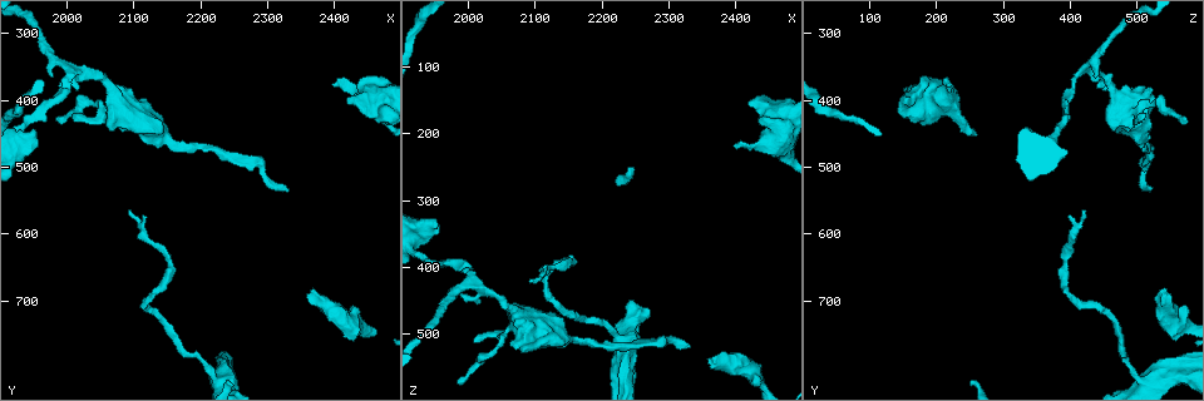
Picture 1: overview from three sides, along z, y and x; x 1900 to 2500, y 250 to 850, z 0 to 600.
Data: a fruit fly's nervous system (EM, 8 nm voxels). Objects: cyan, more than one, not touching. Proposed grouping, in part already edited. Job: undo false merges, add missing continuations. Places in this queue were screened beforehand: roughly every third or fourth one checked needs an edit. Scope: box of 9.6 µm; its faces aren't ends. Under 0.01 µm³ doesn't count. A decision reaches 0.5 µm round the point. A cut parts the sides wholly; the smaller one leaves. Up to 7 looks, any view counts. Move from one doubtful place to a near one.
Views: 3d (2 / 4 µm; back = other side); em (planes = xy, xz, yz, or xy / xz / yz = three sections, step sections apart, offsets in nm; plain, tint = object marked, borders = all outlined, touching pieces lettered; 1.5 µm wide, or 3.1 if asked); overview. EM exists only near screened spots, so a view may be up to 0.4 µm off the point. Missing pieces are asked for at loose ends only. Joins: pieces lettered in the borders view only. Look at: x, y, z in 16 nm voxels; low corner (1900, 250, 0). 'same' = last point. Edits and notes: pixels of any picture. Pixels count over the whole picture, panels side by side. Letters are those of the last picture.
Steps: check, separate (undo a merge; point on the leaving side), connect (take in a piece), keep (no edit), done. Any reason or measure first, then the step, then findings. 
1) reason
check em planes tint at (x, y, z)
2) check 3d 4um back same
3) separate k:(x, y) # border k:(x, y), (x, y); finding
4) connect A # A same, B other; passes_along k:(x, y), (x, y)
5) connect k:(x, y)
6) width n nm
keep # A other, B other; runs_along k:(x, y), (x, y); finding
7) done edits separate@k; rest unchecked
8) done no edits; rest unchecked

free end
check 3d 2um at (2095, 565, 420)

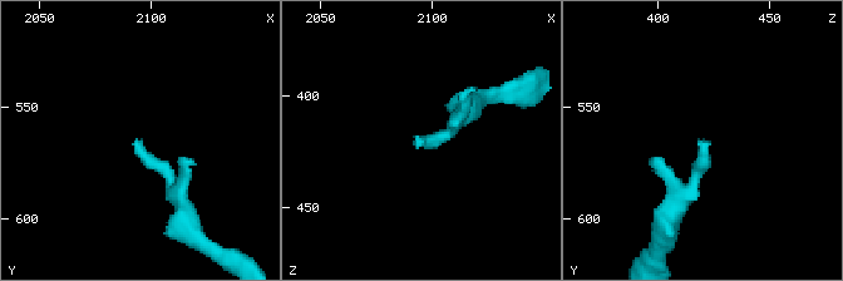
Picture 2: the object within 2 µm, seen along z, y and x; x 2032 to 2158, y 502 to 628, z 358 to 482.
check em planes borders at (2092, 566, 421)

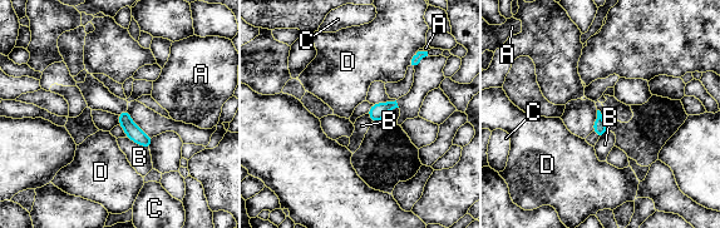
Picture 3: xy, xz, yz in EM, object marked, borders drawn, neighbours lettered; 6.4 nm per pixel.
keep # A other, B other, C other, D other; border 3:(127, 135), (148, 149); no lettered piece goes on from it

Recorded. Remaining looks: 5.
an open end
check em xz step 8 borders at (1990, 380, 440)

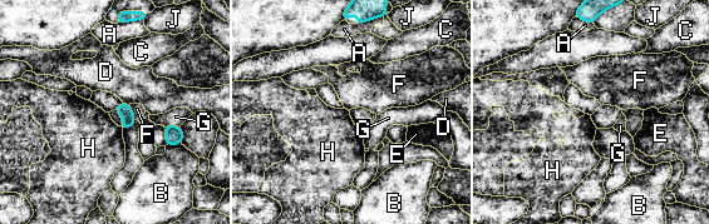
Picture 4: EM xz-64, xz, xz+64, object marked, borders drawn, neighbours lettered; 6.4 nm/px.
cut it another way
check em planes borders same

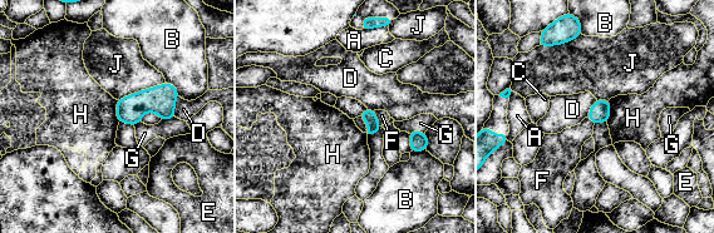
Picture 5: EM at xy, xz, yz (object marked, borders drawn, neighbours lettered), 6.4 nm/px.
longest_contact J 340 nm
keep # A other, B other, C other, D other, E other, F other, G other, H other, J other; border 5:(373, 110), (380, 125); none of them fits

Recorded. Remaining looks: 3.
thick end
check 3d 4um at (2395, 375, 220)

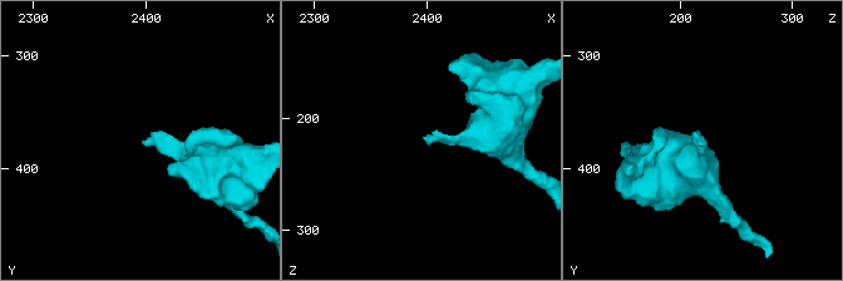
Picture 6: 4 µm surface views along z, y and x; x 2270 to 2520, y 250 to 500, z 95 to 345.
need the tissue
check em xz step 4 borders at (2398, 378, 216)

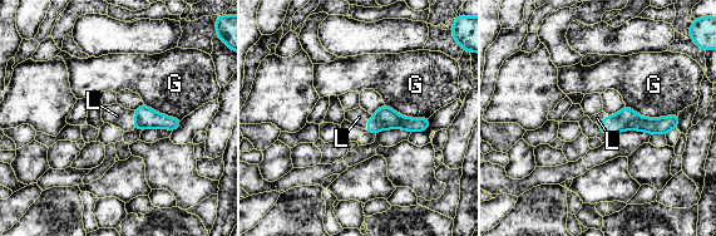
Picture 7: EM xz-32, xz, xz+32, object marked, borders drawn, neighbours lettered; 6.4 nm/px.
cut it another way
check em planes borders same

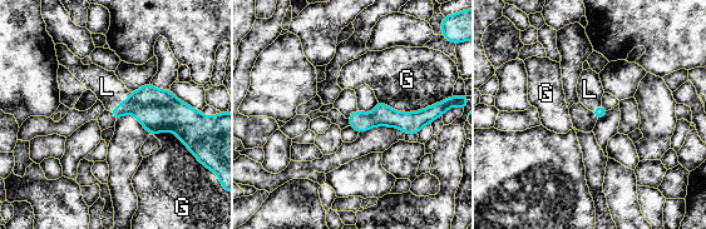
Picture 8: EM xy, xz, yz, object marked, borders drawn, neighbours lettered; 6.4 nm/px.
connect L # G other, L same; passes_along 8:(158, 110), (122, 101), (107, 86); the neuron continues

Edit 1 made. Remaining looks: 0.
done edits connect@8; rest unchecked

